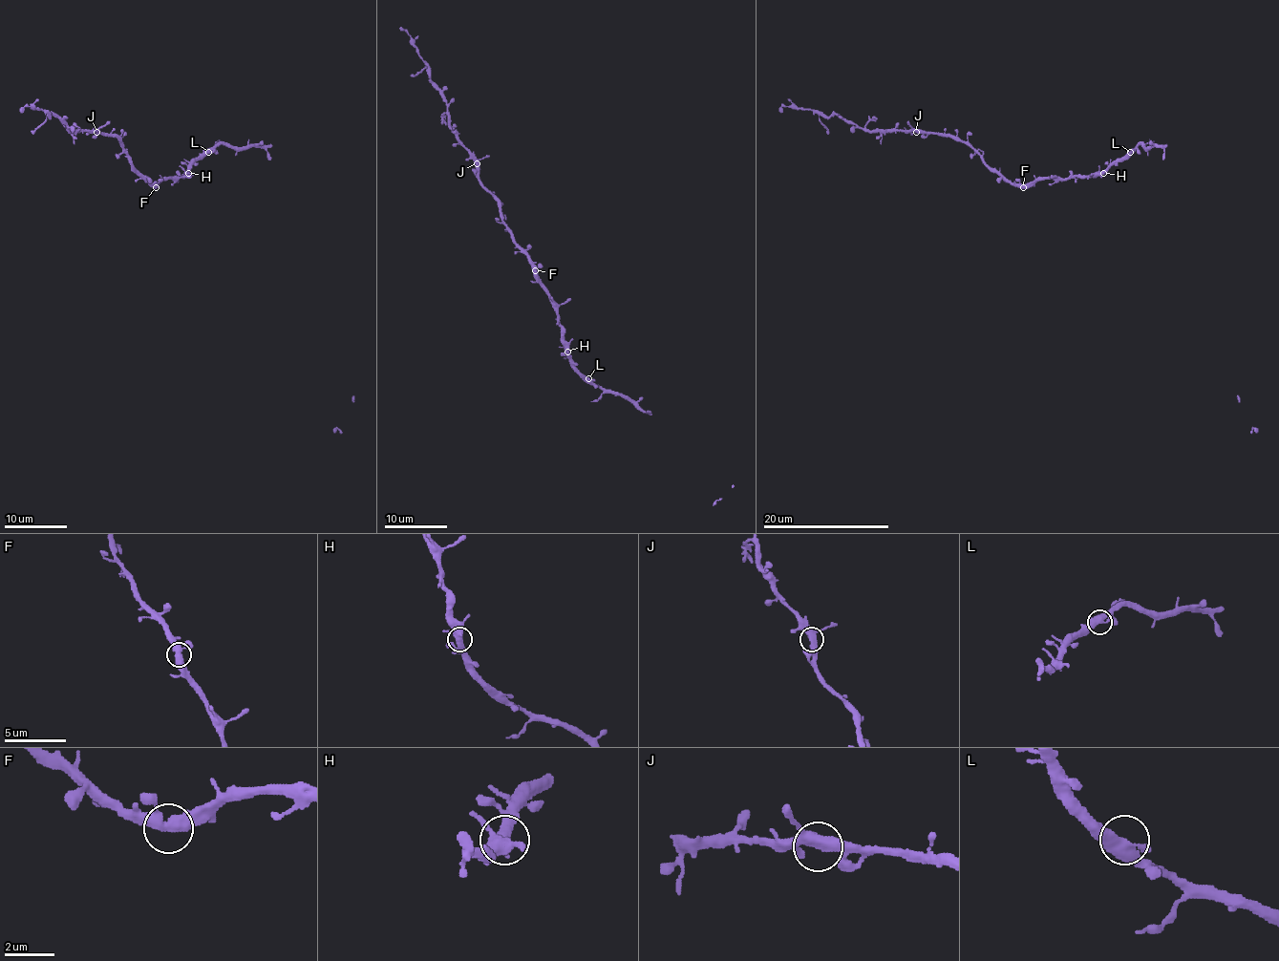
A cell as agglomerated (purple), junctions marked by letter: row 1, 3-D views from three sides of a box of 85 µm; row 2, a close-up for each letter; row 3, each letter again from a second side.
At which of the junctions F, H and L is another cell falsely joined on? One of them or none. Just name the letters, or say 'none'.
none

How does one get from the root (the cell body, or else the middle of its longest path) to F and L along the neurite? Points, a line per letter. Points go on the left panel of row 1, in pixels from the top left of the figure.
F: (188, 169), (177, 179), (164, 179), (155, 187)
L: (188, 169), (208, 152)

